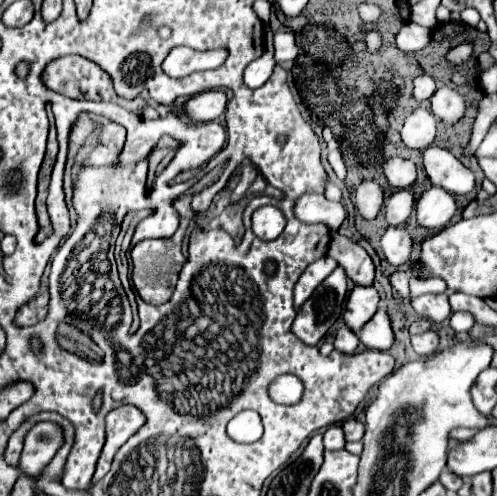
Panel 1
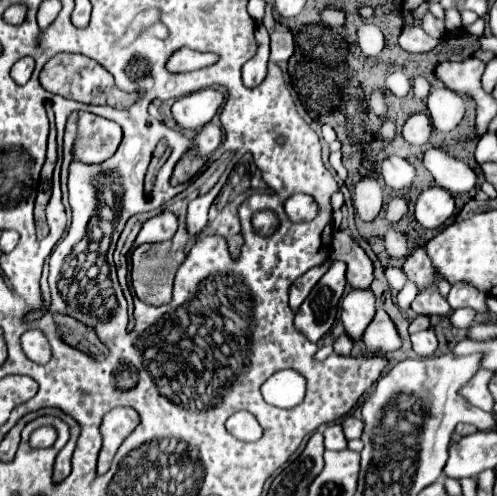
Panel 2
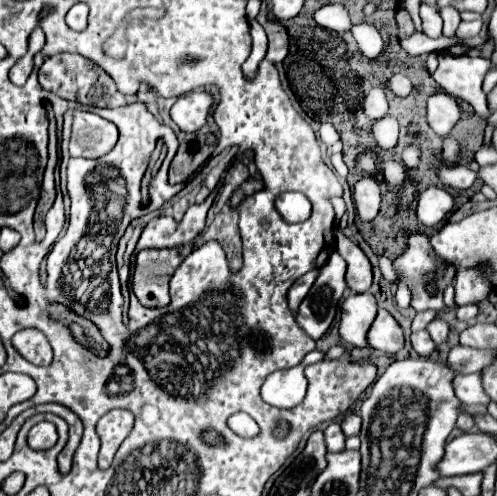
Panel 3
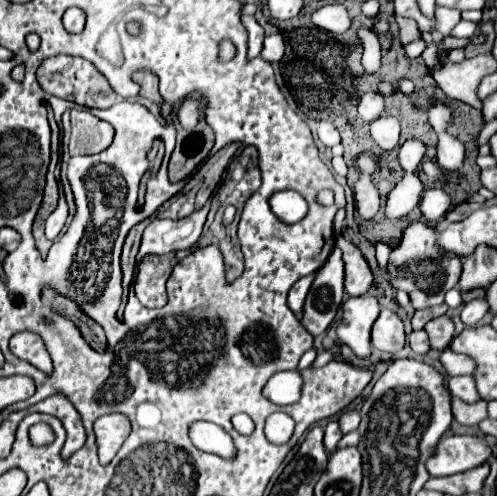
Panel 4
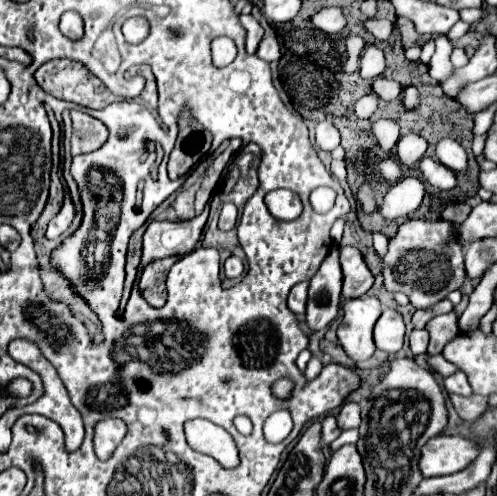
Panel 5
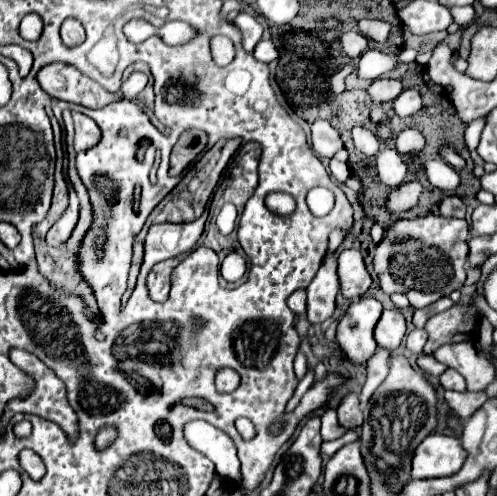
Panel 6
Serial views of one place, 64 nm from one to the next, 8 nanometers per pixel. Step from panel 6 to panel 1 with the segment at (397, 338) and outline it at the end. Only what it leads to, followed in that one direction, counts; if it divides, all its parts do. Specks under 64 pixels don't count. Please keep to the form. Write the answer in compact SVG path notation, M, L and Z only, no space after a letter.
M378 310L360 330L360 342L370 350L390 350L394 346L394 330L384 310Z

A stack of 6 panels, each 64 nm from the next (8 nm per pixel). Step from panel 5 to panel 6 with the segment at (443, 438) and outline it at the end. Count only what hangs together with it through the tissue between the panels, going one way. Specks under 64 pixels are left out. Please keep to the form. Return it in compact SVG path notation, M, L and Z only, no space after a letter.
M430 434L426 436L412 458L412 478L444 478L454 476L464 464L466 450L456 436Z

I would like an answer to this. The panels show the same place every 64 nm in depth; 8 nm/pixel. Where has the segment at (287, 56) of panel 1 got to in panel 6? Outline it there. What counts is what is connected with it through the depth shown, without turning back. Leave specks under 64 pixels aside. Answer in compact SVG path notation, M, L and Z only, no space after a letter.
M260 40L256 44L256 48L254 48L254 58L260 60L260 62L266 62L266 64L272 62L272 60L276 60L278 58L278 52L276 52L272 40Z

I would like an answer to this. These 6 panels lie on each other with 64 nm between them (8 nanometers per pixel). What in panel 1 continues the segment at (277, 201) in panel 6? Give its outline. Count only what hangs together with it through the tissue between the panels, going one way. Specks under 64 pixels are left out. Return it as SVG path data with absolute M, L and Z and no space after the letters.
M304 194L294 202L294 216L306 224L330 224L330 230L338 230L346 210L340 202L330 202L322 194Z

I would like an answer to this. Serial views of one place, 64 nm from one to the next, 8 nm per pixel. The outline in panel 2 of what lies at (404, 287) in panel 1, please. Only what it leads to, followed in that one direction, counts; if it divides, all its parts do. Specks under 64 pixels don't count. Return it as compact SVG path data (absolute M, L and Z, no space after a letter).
M386 266L386 268L384 268L384 274L386 274L386 278L388 278L388 282L390 282L390 286L392 286L394 290L400 290L400 288L406 284L404 272L402 272L400 268L396 268L396 266Z

